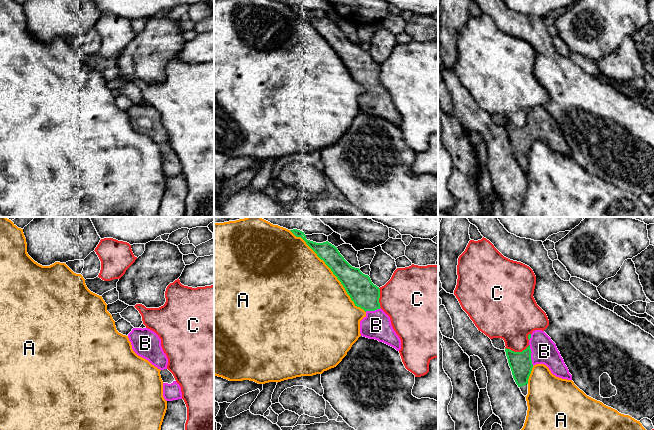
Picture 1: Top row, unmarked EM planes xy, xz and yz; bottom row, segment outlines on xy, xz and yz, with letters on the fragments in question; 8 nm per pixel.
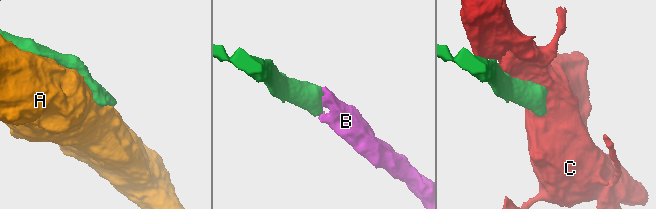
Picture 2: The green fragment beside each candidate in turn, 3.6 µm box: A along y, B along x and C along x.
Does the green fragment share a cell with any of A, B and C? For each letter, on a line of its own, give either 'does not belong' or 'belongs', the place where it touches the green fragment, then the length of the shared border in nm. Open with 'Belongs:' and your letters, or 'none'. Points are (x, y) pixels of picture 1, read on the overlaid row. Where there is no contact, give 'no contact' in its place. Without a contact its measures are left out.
Belongs: B
A: does not belong; meets green in xz at (331, 270); contact 900 nm long
B: belongs; meets green in yz at (530, 355); contact 180 nm long
C: does not belong; meets green in yz at (517, 352); contact 200 nm long

